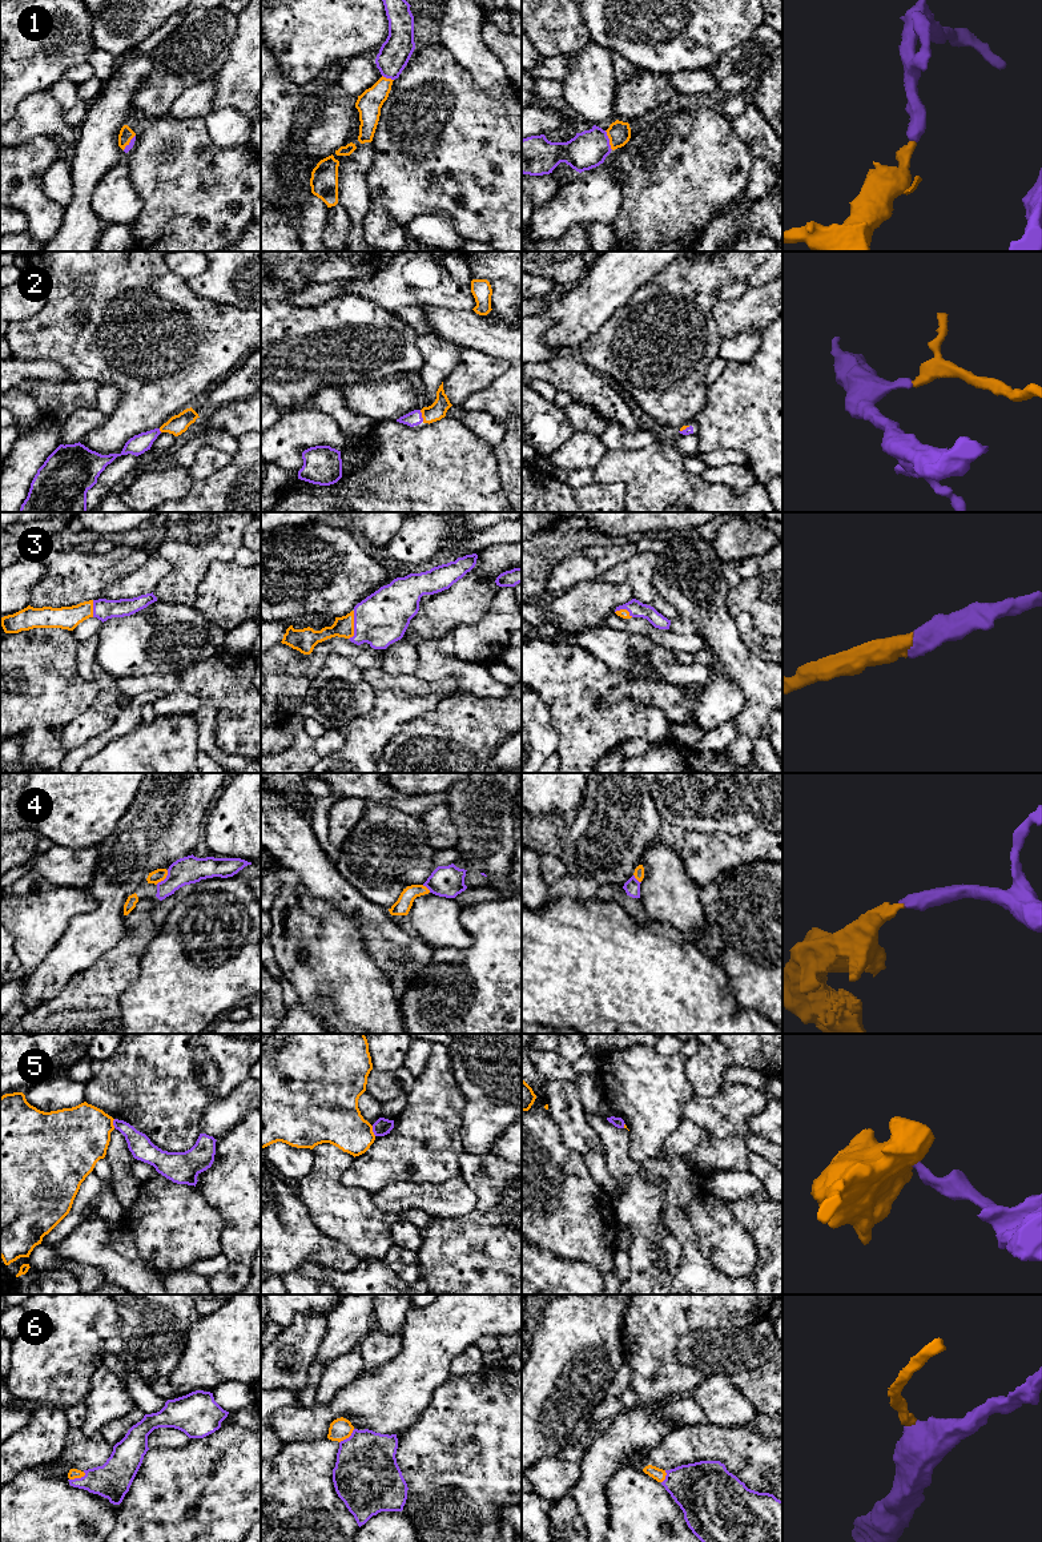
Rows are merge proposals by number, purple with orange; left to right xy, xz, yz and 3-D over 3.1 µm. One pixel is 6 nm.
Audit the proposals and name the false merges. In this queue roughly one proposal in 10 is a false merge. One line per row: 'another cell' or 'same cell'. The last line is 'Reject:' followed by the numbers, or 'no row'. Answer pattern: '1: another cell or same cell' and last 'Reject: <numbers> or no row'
1: same cell
2: same cell
3: same cell
4: same cell
5: another cell
6: same cell
Reject: 5

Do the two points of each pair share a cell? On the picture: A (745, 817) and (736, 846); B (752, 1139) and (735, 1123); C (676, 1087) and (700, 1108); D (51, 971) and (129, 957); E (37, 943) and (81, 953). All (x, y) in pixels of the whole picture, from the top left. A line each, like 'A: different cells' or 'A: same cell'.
A: different cells
B: different cells
C: different cells
D: different cells
E: different cells

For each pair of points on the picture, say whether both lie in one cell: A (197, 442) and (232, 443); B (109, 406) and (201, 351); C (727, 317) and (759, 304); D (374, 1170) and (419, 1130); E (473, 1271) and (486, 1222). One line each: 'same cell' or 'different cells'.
A: same cell
B: different cells
C: same cell
D: same cell
E: same cell

